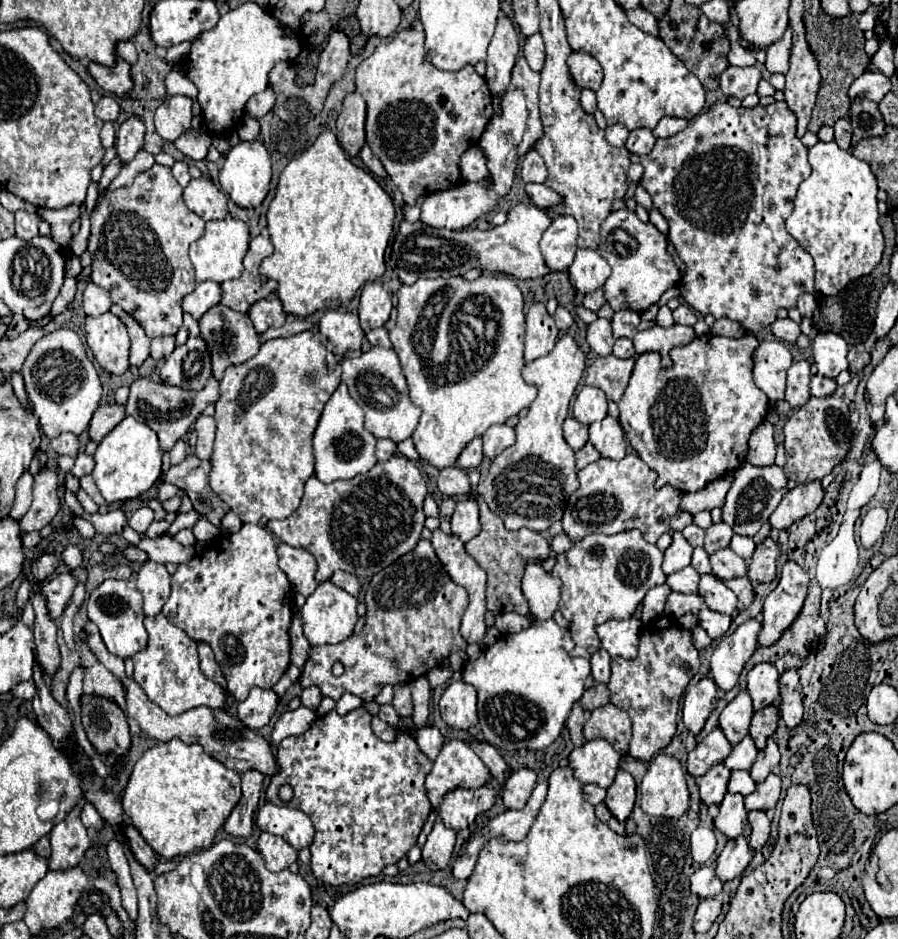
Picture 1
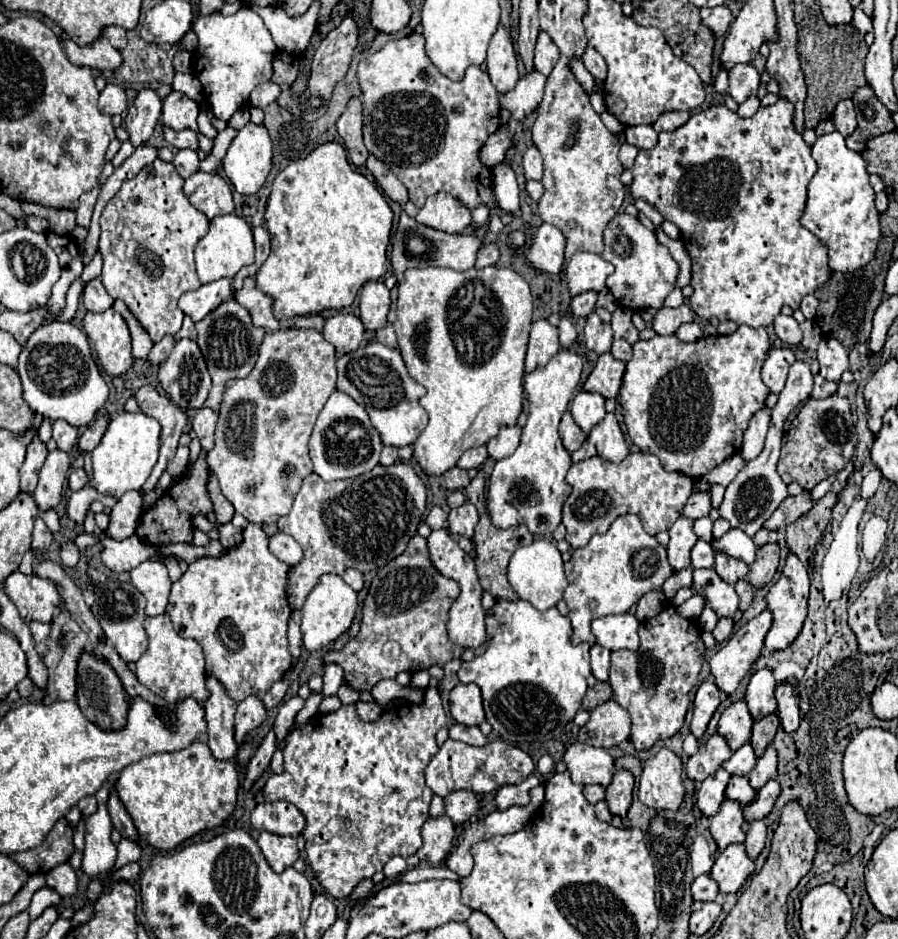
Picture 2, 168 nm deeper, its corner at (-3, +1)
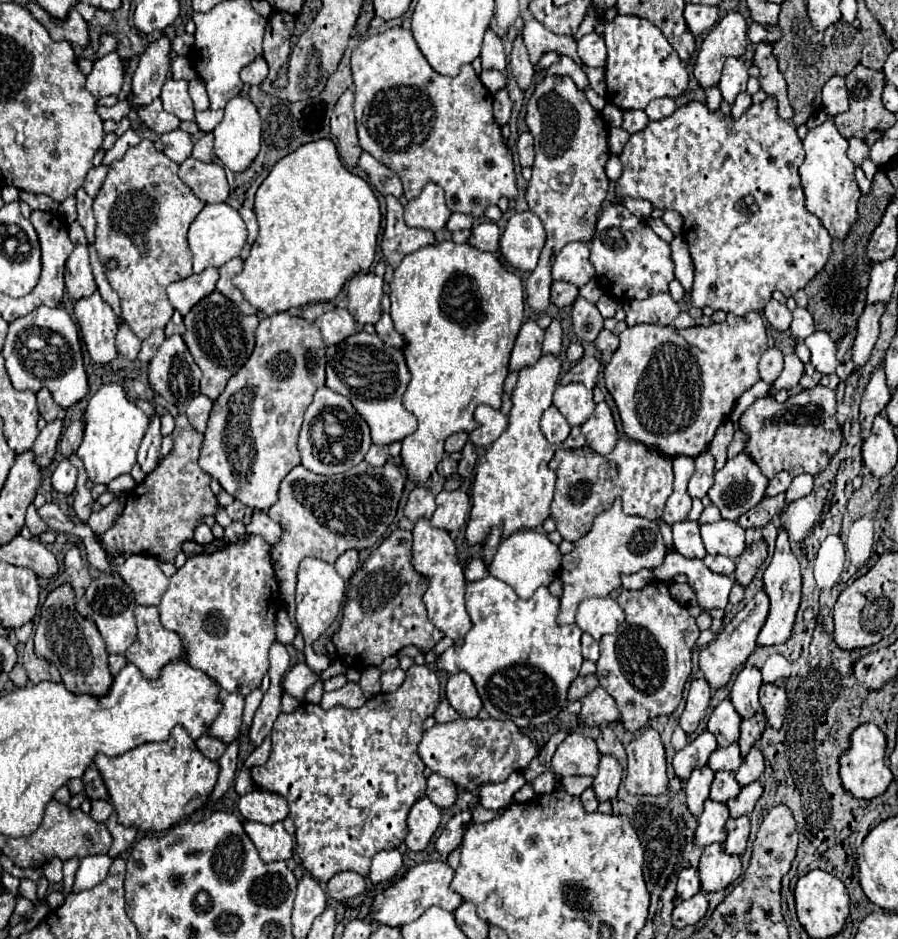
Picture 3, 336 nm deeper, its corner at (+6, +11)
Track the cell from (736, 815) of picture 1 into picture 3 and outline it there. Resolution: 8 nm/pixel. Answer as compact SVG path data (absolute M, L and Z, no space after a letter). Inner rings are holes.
M711 799L705 801L705 811L699 817L693 843L701 849L711 843L723 843L727 837L727 829L725 829L727 819L729 819L729 811L723 803L717 803Z

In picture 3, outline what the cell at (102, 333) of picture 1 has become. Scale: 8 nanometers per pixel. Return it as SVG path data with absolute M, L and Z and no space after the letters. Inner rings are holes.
M99 293L83 297L75 303L75 319L79 323L83 343L97 365L105 365L117 357L115 313Z

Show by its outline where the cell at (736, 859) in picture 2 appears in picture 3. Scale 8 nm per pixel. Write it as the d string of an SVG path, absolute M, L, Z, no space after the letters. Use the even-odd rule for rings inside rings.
M713 843L703 849L699 859L699 881L703 893L721 891L741 875L741 859L727 855L723 845Z

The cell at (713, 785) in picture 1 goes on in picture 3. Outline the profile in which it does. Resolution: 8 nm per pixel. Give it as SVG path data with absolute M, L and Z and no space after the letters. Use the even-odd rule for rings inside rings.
M707 765L701 769L695 769L691 777L685 781L683 789L687 795L687 807L695 817L703 813L703 803L709 797L711 783L713 783L713 771Z

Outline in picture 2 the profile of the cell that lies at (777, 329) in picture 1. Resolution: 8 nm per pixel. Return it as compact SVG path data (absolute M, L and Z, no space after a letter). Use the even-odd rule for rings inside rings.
M780 313L774 319L774 329L776 329L776 335L788 345L798 345L802 341L802 331L800 331L794 317L786 317Z

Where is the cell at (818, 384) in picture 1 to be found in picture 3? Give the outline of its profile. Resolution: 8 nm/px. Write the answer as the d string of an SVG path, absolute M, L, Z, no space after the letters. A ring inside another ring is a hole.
M807 363L807 365L805 365L805 373L803 373L803 377L801 377L799 385L801 385L803 389L811 389L811 387L819 385L821 377L823 377L823 375L821 375L821 373L811 365L811 363Z

